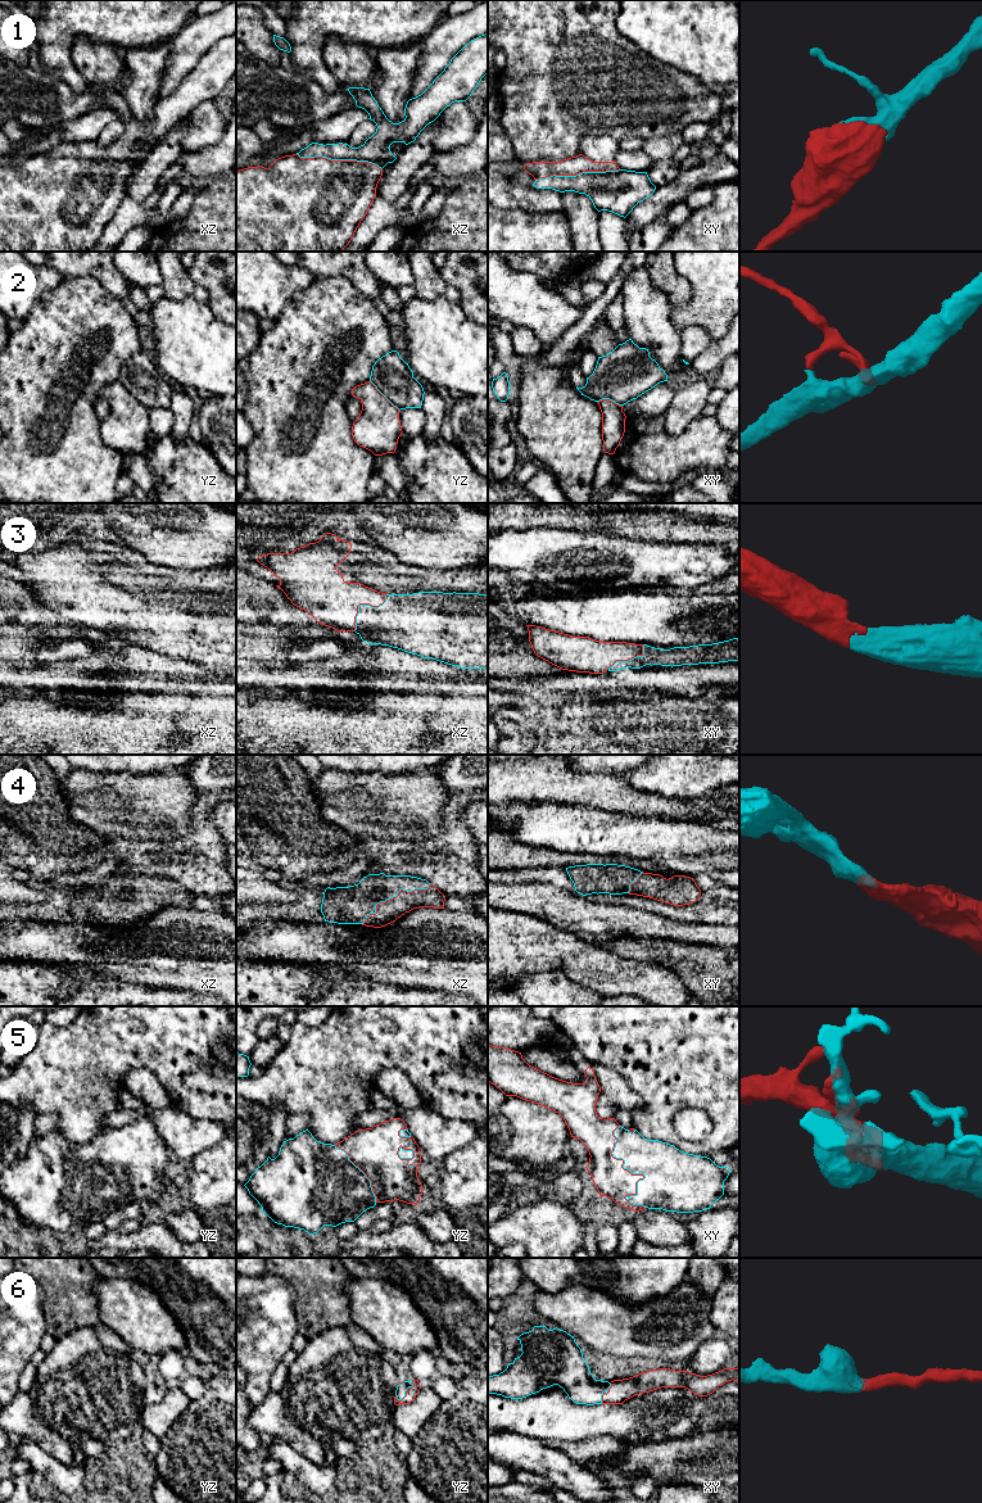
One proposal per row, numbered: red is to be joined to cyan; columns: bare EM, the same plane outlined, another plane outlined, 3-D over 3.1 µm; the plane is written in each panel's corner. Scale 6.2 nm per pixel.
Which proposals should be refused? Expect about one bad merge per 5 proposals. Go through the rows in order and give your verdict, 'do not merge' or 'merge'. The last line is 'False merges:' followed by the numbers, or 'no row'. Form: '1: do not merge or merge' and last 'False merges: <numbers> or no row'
1: merge
2: merge
3: merge
4: merge
5: merge
6: merge
False merges: no row

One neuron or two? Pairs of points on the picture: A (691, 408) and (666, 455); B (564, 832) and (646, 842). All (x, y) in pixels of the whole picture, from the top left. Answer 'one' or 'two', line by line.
A: two
B: one

